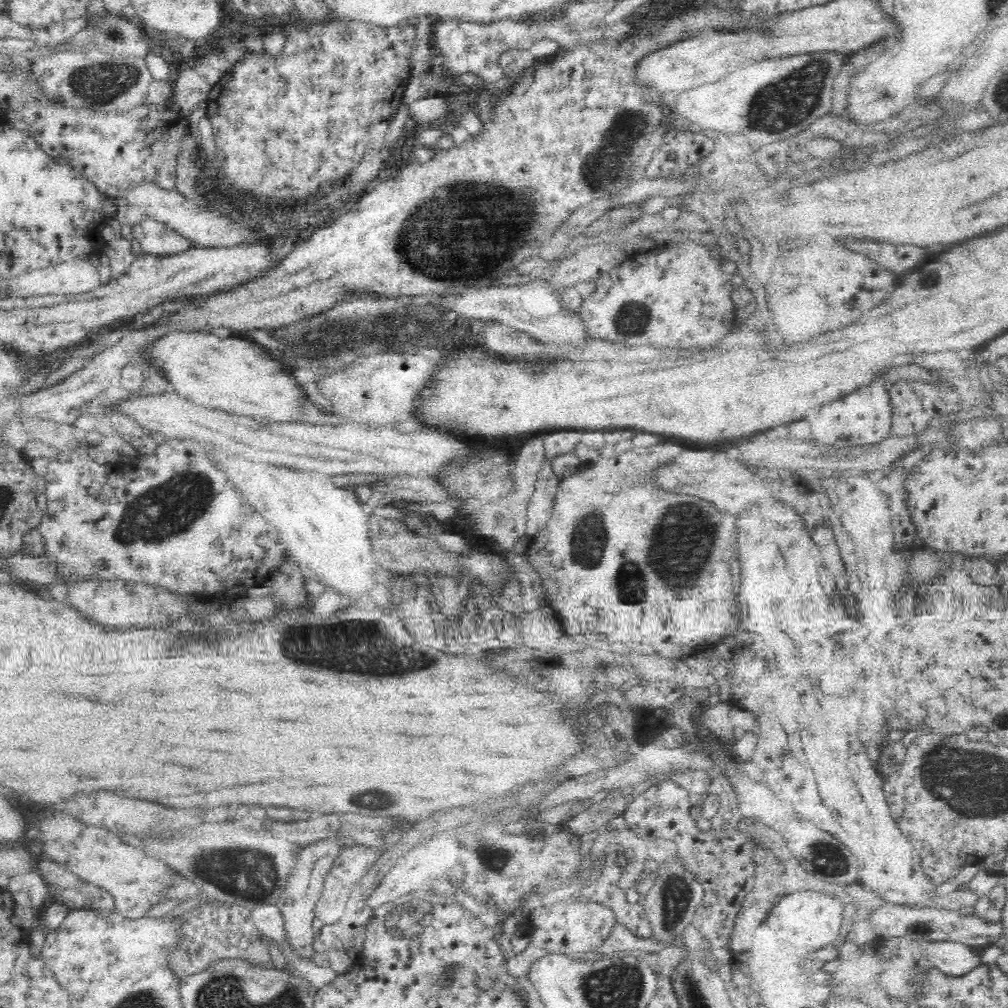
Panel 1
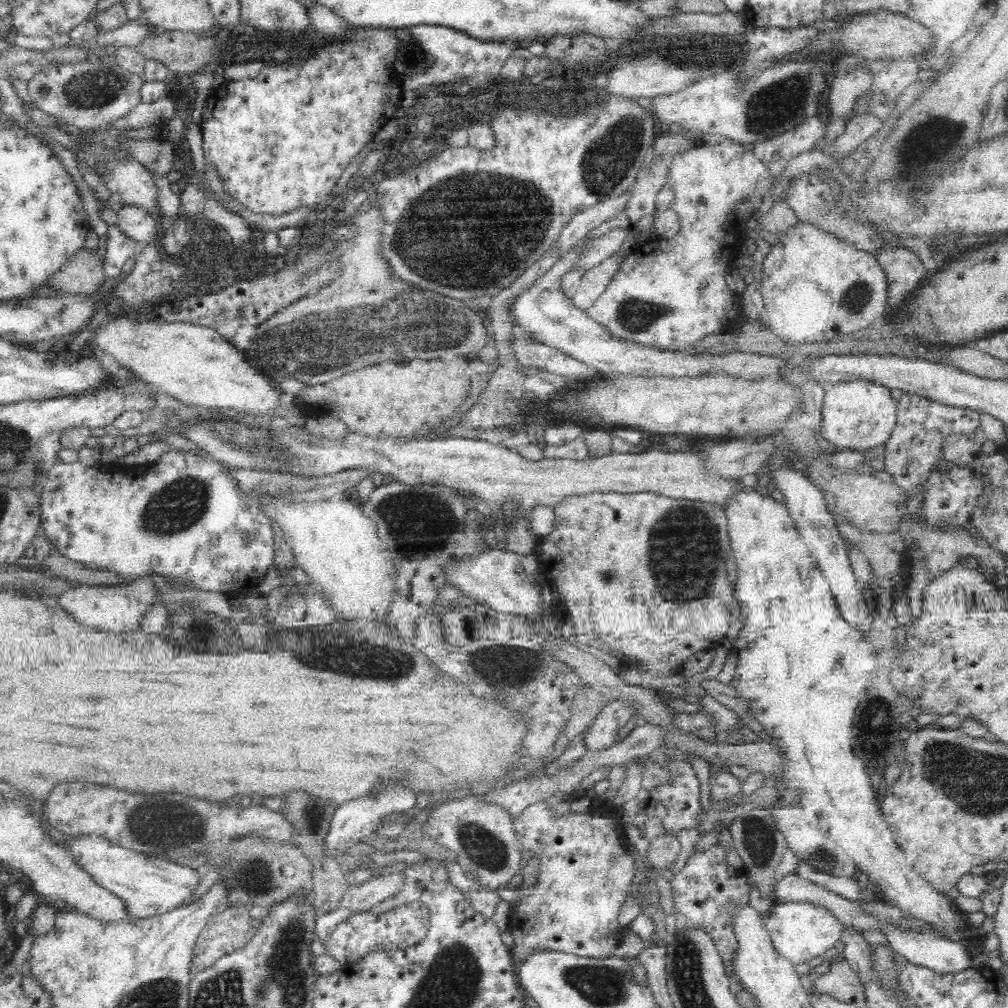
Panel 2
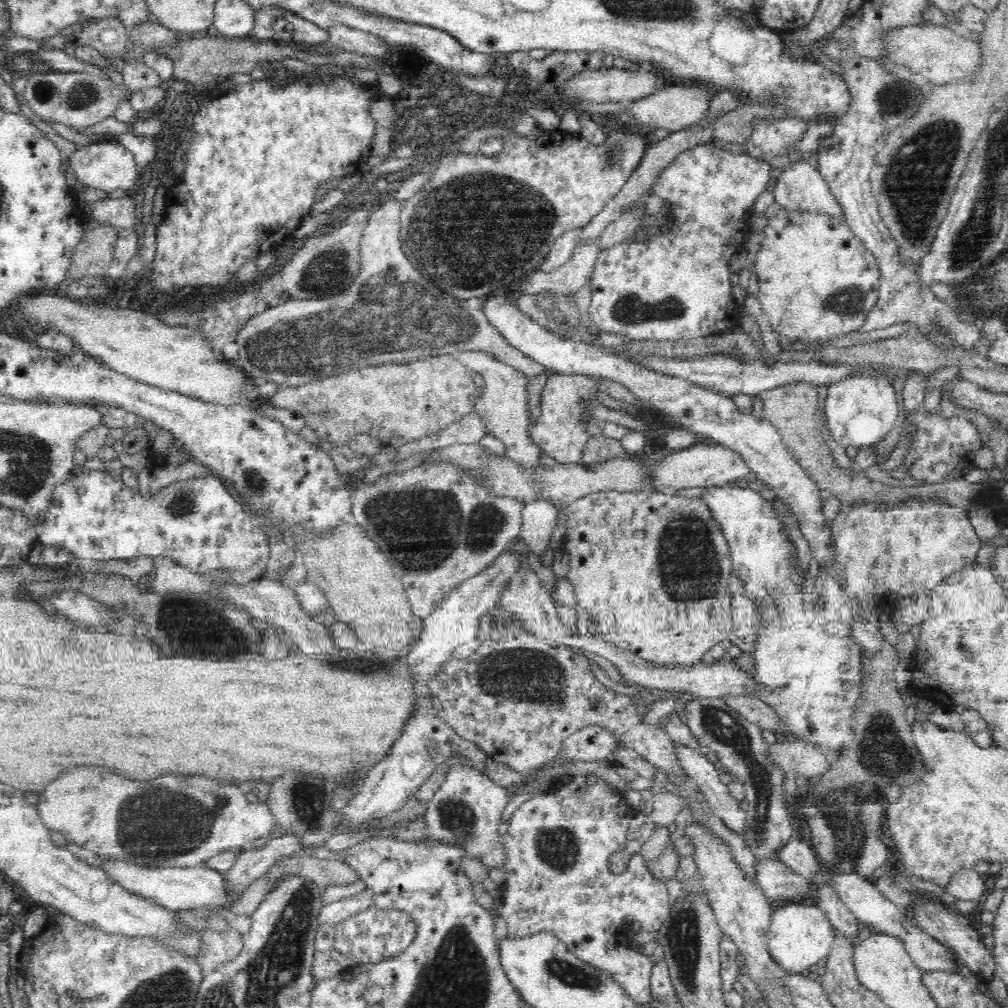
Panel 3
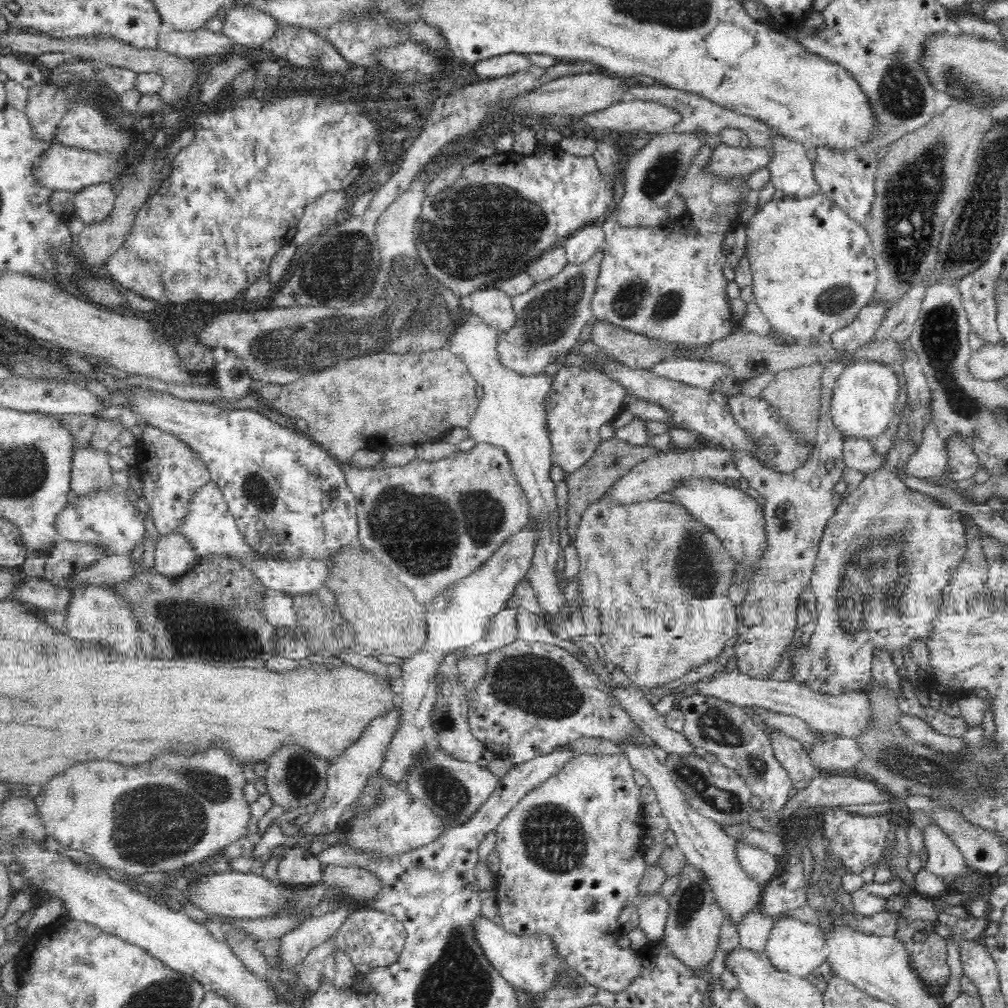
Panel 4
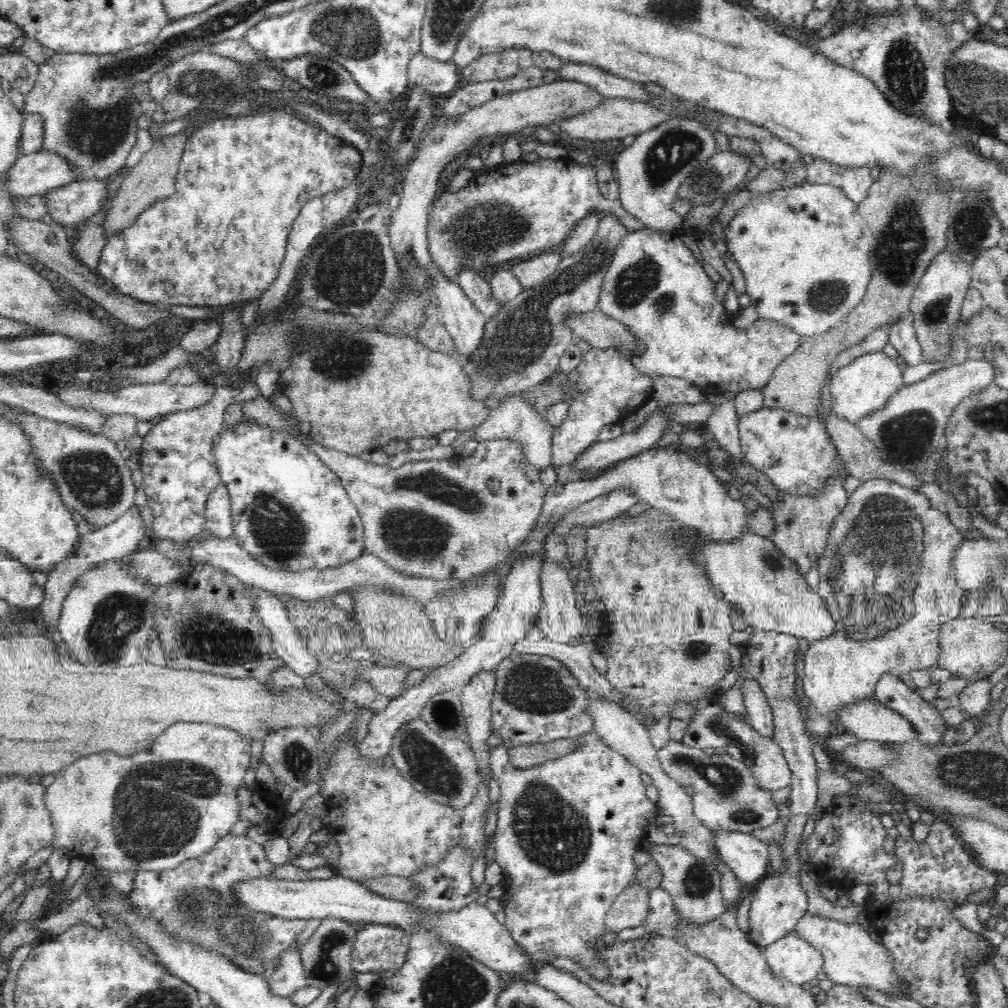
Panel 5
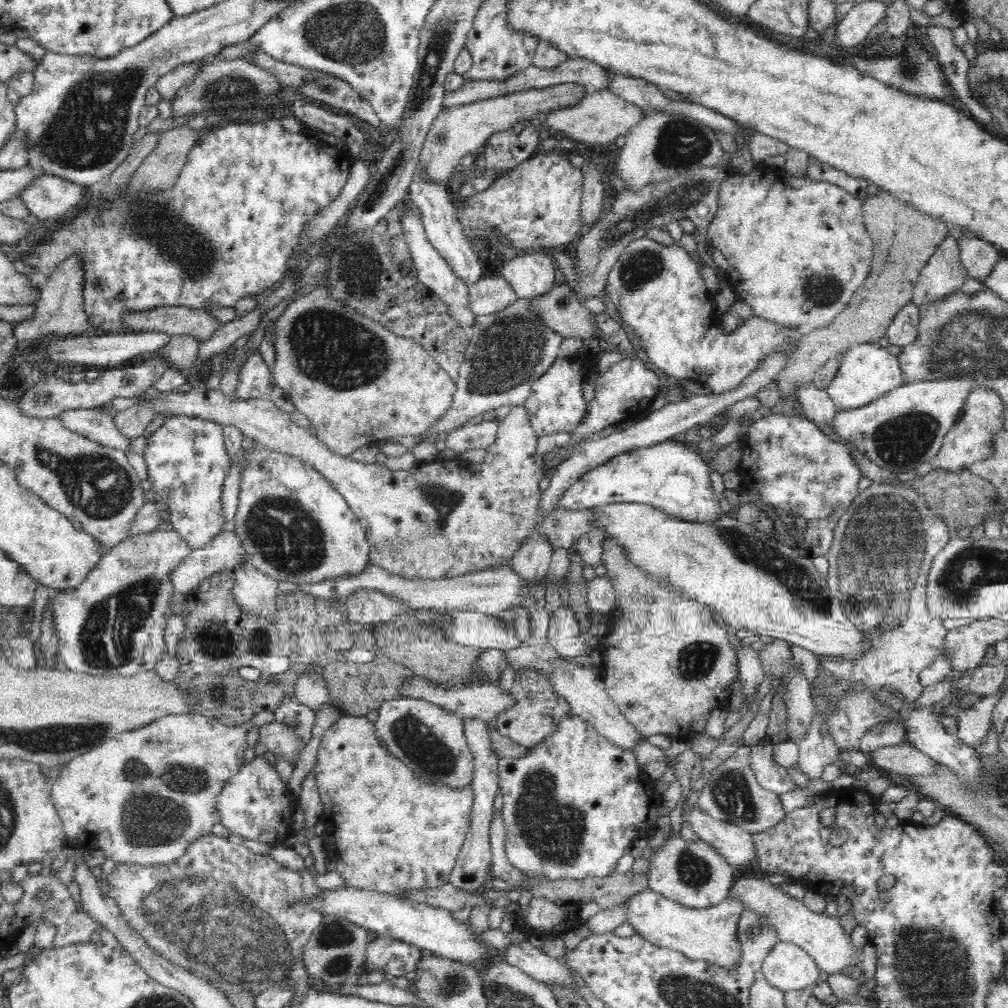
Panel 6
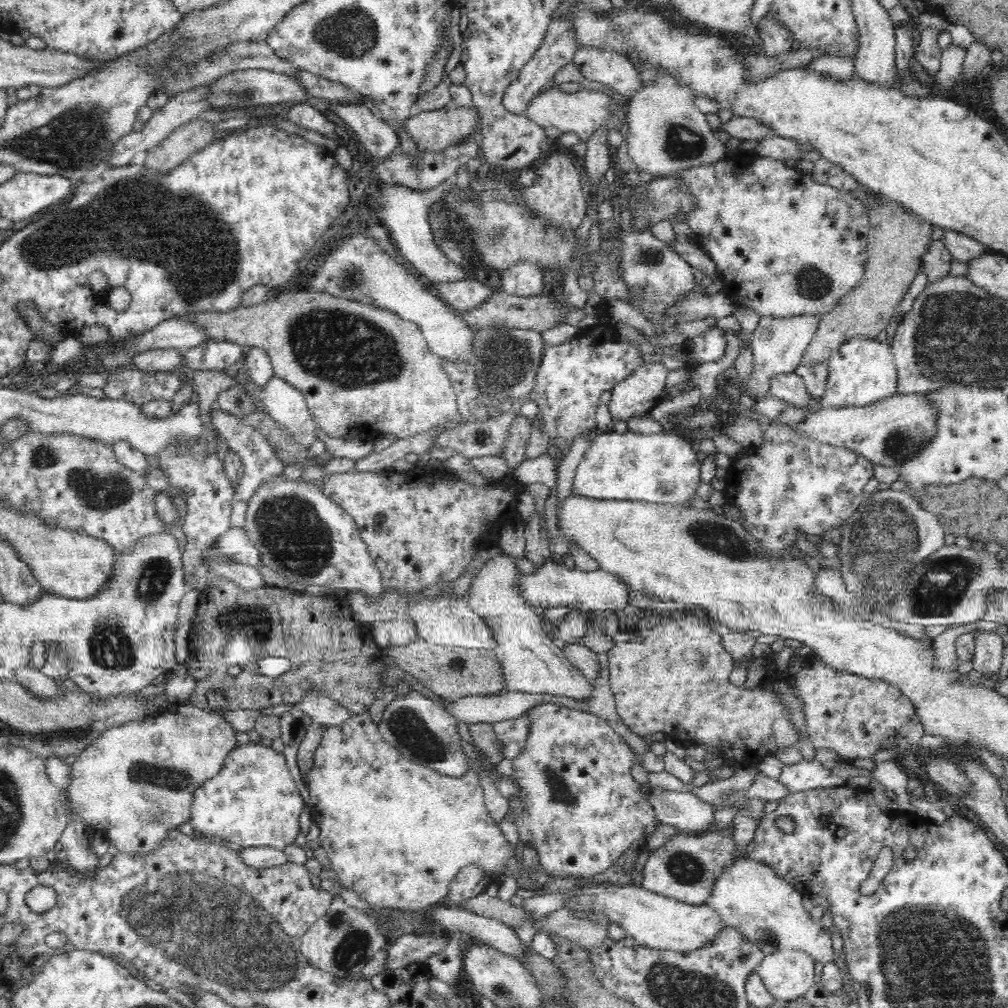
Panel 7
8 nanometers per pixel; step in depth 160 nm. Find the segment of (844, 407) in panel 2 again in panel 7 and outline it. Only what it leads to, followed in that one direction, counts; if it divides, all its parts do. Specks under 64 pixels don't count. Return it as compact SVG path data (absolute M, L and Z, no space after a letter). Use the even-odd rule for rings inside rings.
M852 338L830 355L828 363L828 384L822 396L826 408L863 407L898 393L896 363L886 341Z

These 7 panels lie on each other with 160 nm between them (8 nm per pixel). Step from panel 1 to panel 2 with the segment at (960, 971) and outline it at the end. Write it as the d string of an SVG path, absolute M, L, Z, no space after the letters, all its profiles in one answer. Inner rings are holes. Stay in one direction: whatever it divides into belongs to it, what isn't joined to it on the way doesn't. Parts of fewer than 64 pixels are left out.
M888 926L881 931L886 938L886 943L890 945L892 950L900 955L904 955L908 961L926 966L936 972L945 974L957 973L966 970L968 967L975 966L975 951L971 943L953 941L948 938L936 934L922 934L920 932L912 932L906 928L893 928Z

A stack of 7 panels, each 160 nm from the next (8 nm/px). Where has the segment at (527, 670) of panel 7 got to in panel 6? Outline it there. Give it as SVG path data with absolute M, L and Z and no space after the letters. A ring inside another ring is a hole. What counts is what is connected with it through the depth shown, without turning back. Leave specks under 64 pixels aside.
M529 633L528 638L522 639L520 648L506 650L506 657L508 657L507 666L510 666L514 672L520 667L536 667L548 673L553 680L554 689L568 701L573 714L589 722L600 736L604 736L614 746L626 752L634 753L636 748L640 746L640 742L646 739L628 722L624 713L620 711L620 707L616 706L616 703L610 698L605 688L603 674L592 665L582 665L566 660L566 657L558 654L557 650L550 646L546 639L533 638L532 633Z

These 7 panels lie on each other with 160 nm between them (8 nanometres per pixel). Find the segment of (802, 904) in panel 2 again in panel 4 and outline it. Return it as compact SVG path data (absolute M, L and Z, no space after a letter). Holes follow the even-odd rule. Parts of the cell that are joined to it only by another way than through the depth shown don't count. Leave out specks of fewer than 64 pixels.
M784 916L772 927L765 955L778 970L789 972L794 976L807 977L828 959L830 949L827 940L825 927L802 922L793 916Z

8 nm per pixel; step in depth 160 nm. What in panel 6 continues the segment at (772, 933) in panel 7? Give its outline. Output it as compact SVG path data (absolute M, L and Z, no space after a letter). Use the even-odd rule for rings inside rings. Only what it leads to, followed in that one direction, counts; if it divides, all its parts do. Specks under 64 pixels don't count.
M752 871L735 877L729 896L742 899L745 909L756 909L764 913L770 919L770 925L776 927L780 940L792 942L810 953L824 974L831 976L852 974L863 979L863 974L856 969L856 964L862 962L864 950L852 944L850 934L837 917L828 916L826 912L819 914L808 909L802 900L792 898L778 885L770 883L767 877L758 877Z

